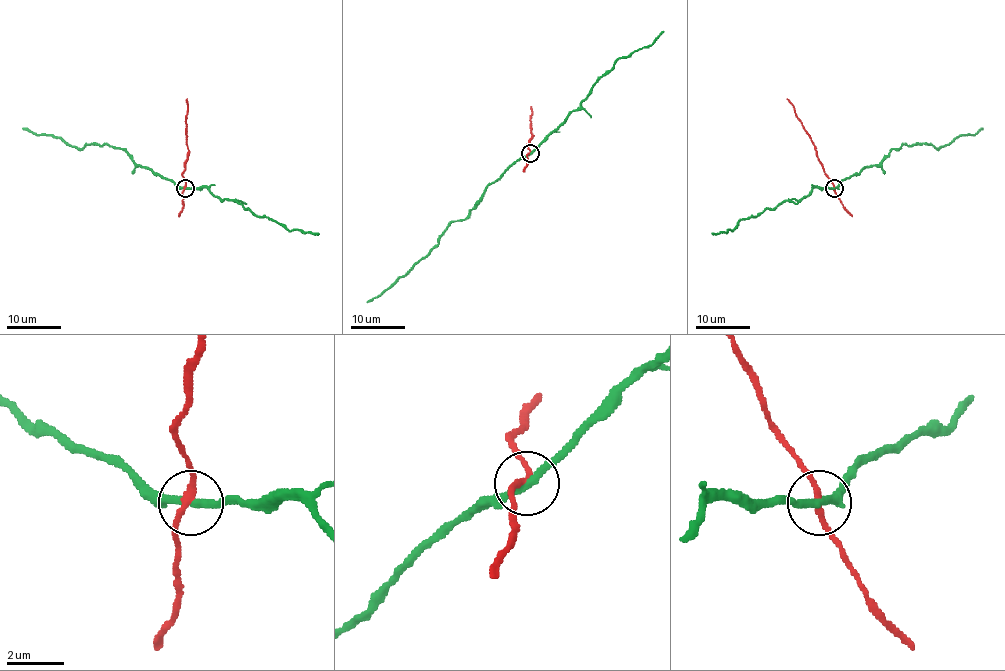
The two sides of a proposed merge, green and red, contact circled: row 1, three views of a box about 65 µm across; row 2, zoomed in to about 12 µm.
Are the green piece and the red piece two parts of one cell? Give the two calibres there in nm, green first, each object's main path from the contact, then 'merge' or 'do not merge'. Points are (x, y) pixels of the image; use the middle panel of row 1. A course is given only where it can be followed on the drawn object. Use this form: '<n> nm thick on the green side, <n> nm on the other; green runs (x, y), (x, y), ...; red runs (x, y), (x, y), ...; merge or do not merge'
260 nm thick on the green side, 220 nm on the other; green runs (530, 153), (520, 156), (486, 187), (464, 219), (453, 220), (426, 256), (367, 302); red runs (530, 153), (527, 145), (533, 137), (530, 107); do not merge

